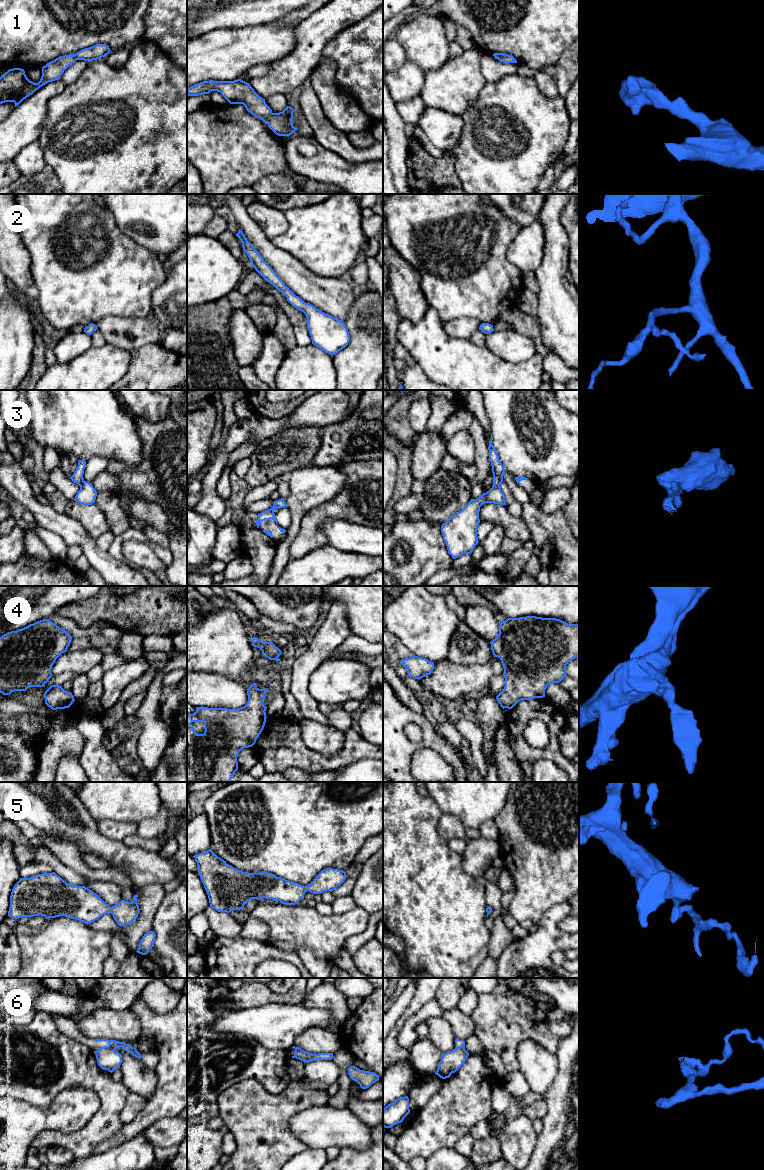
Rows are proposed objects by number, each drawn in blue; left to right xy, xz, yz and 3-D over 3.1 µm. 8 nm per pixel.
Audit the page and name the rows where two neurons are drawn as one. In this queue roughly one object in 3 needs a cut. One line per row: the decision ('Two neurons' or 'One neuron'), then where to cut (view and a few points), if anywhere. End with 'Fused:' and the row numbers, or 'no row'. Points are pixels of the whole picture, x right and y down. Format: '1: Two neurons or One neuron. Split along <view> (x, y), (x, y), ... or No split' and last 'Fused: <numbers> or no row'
1: One neuron. No split
2: One neuron. No split
3: One neuron. No split
4: One neuron. No split
5: One neuron. No split
6: One neuron. No split
Fused: no row

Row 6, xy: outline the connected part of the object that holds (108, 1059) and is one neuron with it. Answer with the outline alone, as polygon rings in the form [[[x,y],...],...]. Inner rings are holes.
[[[95,1039],[95,1041],[108,1041],[107,1046],[101,1047],[99,1050],[94,1051],[98,1065],[109,1072],[113,1072],[120,1067],[122,1063],[122,1055],[116,1051],[117,1047],[121,1047],[123,1050],[131,1053],[133,1056],[141,1059],[141,1054],[135,1047],[132,1047],[125,1042],[119,1042],[116,1040],[108,1039]]]

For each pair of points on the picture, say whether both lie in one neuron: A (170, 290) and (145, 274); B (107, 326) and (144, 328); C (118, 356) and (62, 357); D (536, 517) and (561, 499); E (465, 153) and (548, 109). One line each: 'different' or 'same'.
A: different
B: same
C: different
D: different
E: same

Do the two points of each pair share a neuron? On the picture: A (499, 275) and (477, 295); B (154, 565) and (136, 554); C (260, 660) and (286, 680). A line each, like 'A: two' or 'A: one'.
A: one
B: one
C: one

